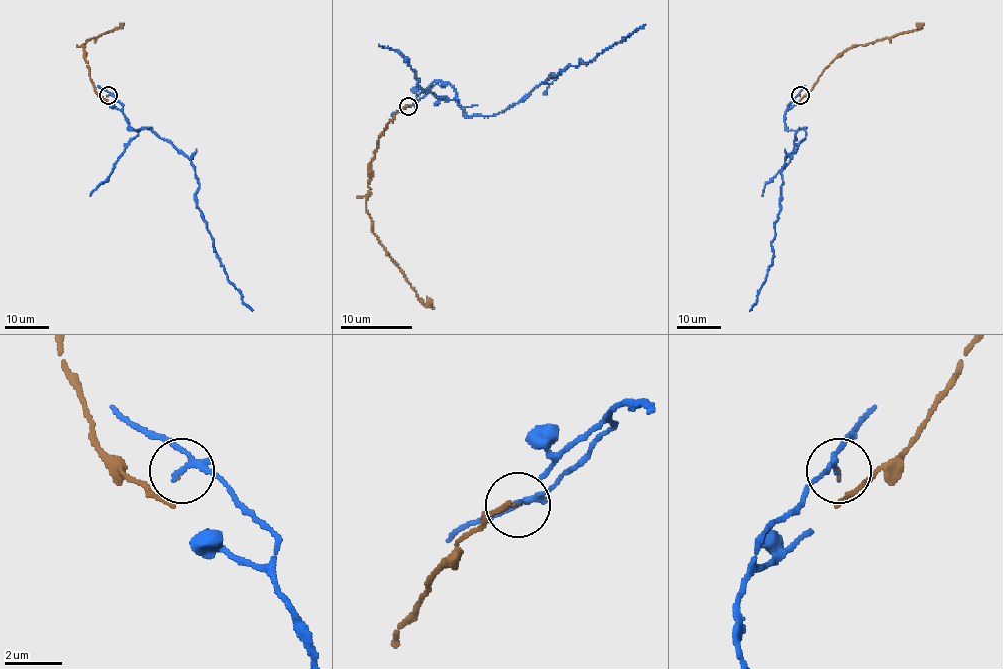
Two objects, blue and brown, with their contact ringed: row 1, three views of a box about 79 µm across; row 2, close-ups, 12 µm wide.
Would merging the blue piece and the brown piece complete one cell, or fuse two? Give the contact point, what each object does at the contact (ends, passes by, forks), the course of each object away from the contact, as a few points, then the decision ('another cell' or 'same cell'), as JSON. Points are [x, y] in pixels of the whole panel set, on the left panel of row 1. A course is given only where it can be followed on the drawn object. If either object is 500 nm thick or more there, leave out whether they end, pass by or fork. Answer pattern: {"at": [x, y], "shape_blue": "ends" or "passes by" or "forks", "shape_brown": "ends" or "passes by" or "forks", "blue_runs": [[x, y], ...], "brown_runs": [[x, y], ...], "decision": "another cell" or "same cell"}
{"at": [108, 95], "shape_blue": "passes by", "shape_brown": "ends", "blue_runs": [[108, 95], [123, 105], [129, 126], [150, 128], [191, 161], [199, 185], [196, 207], [216, 256], [253, 310]], "brown_runs": [[108, 95], [104, 99], [95, 91], [82, 45], [124, 23]], "decision": "same cell"}

